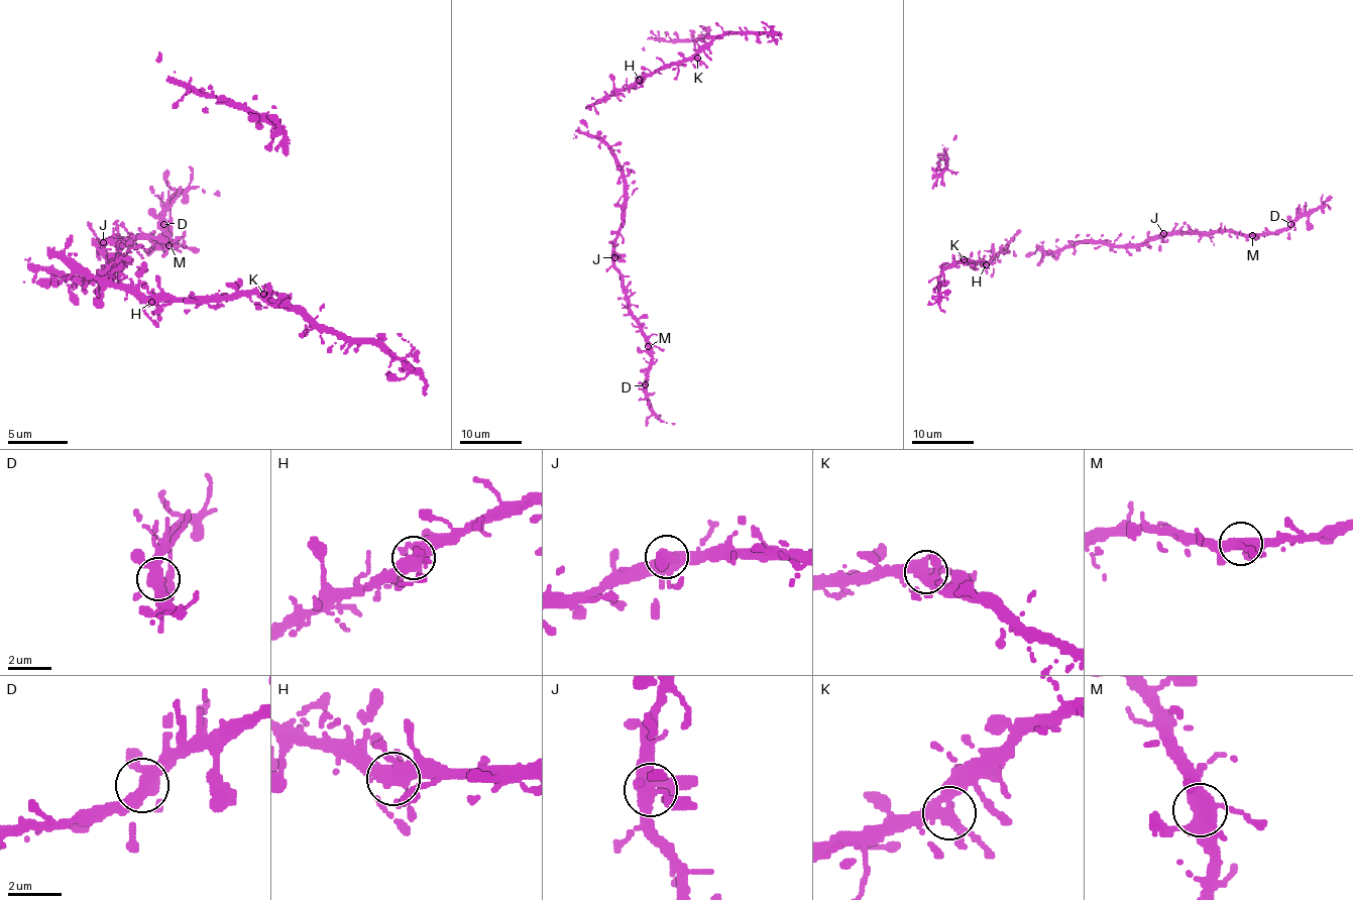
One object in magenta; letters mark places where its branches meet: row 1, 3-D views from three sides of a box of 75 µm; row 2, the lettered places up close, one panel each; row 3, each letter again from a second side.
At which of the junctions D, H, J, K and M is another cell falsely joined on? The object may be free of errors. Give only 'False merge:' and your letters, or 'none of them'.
False merge: none of them

